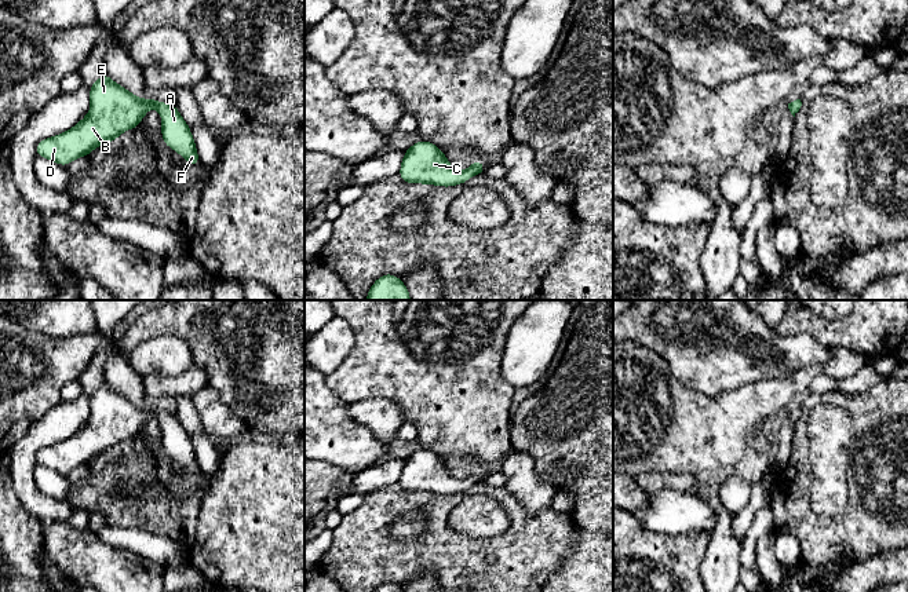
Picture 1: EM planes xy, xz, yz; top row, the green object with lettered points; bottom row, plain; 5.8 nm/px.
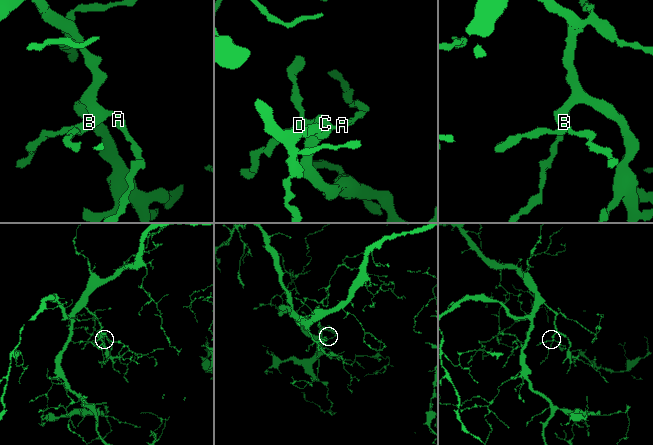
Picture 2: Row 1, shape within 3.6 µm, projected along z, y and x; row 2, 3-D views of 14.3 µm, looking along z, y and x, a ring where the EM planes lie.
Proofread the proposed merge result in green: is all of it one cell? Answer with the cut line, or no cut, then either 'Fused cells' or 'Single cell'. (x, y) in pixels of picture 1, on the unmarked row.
No split. Single cell

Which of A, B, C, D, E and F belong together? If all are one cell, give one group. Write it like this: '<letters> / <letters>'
A B C D E F

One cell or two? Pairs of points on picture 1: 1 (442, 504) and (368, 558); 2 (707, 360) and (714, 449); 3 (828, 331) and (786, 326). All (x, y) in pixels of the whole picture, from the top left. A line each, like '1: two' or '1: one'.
1: one
2: two
3: one

